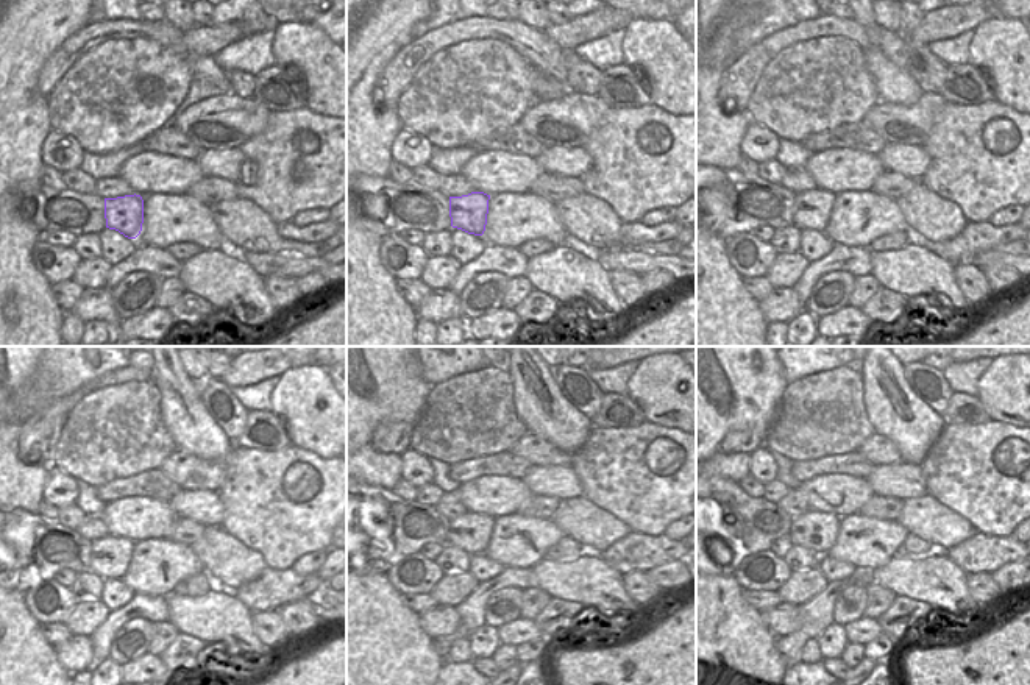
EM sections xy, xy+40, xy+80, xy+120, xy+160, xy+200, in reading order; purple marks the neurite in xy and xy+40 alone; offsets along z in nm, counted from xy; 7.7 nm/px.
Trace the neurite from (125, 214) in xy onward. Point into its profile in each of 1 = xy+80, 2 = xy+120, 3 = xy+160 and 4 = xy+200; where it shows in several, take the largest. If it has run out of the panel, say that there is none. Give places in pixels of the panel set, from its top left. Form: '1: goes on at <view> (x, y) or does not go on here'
1: goes on at xy+80 (812, 208)
2: goes on at xy+120 (111, 556)
3: goes on at xy+160 (472, 532)
4: goes on at xy+200 (816, 531)

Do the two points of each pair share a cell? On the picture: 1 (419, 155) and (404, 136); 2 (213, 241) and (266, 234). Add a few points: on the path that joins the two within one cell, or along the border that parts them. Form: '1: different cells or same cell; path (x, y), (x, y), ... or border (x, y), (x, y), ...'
1: same cell; path (414, 150), (408, 141)
2: different cells; border (208, 206), (223, 236)

